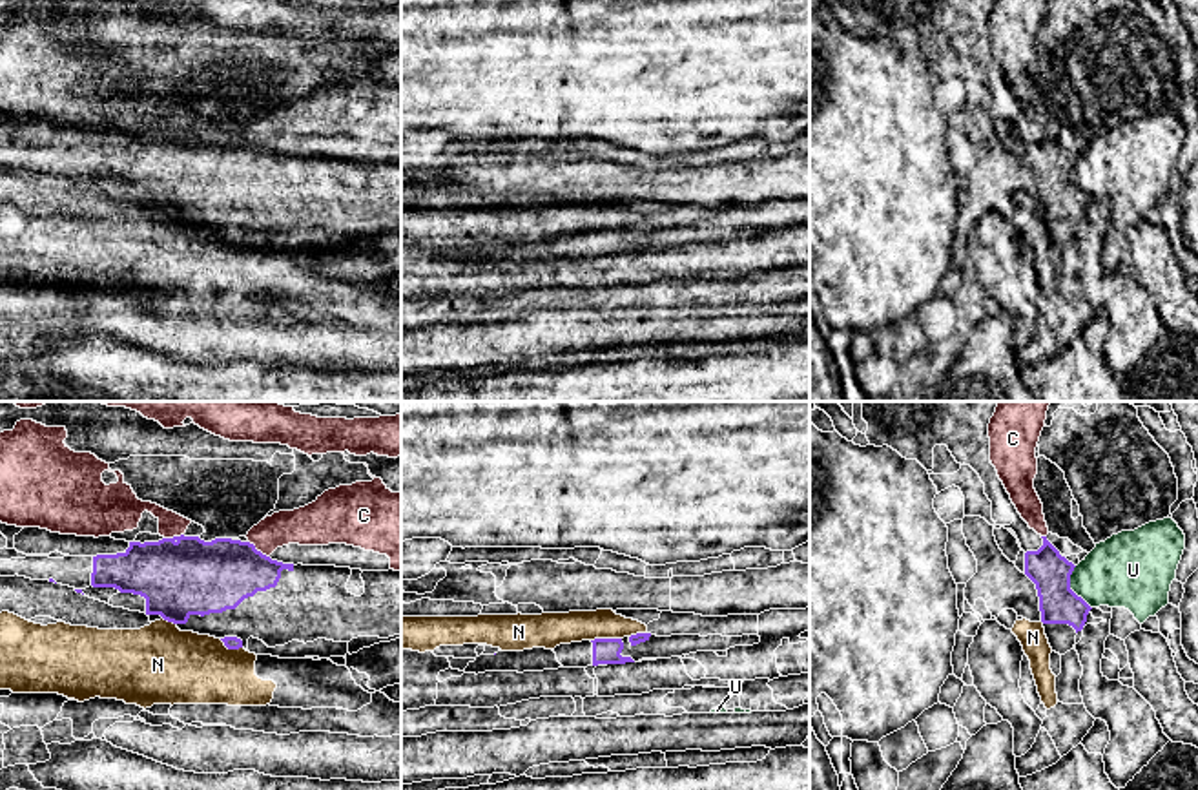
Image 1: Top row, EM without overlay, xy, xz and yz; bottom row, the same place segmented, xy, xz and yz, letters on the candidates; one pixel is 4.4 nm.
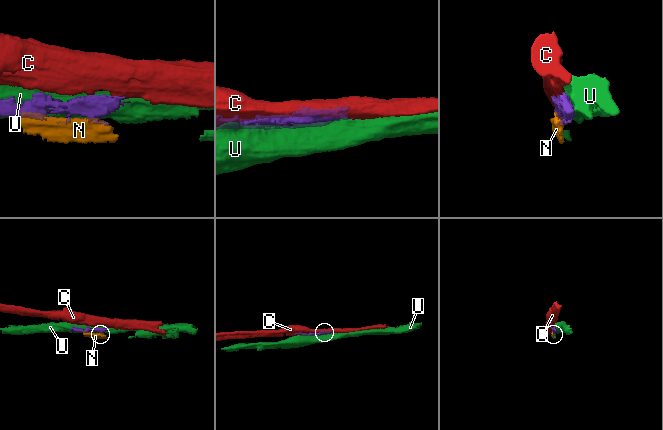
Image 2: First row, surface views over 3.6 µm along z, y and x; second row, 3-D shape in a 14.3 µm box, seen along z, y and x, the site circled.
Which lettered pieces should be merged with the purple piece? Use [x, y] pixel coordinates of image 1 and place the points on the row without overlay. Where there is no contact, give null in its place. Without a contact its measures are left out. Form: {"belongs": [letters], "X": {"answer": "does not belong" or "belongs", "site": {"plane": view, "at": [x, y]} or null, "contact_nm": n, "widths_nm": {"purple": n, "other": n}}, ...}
{"belongs": [], "C": {"answer": "does not belong", "site": {"plane": "xy", "at": [259, 143]}, "contact_nm": 120, "widths_nm": {"purple": 320, "other": 180}}, "N": {"answer": "does not belong", "site": {"plane": "xz", "at": [606, 230]}, "contact_nm": 140, "widths_nm": {"purple": 110, "other": 150}}, "U": {"answer": "does not belong", "site": {"plane": "yz", "at": [1069, 179]}, "contact_nm": 200, "widths_nm": {"purple": 170, "other": 320}}}

